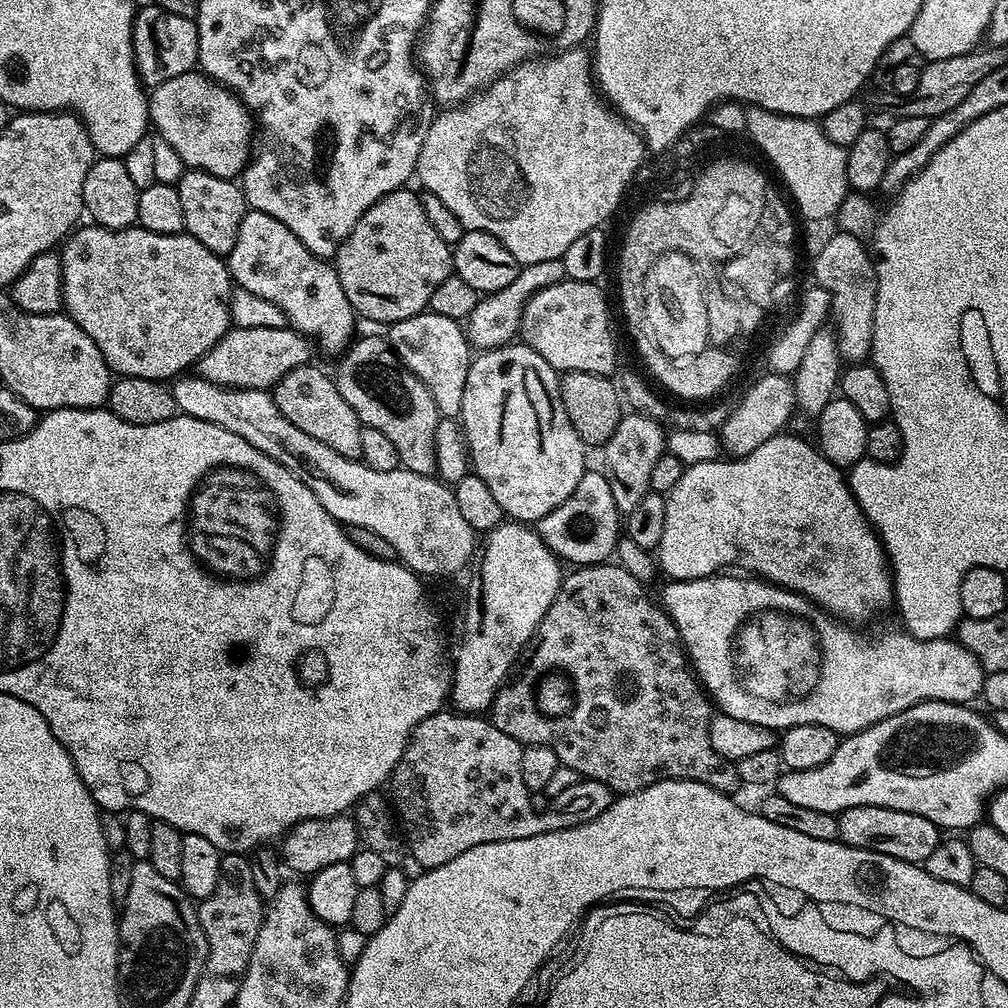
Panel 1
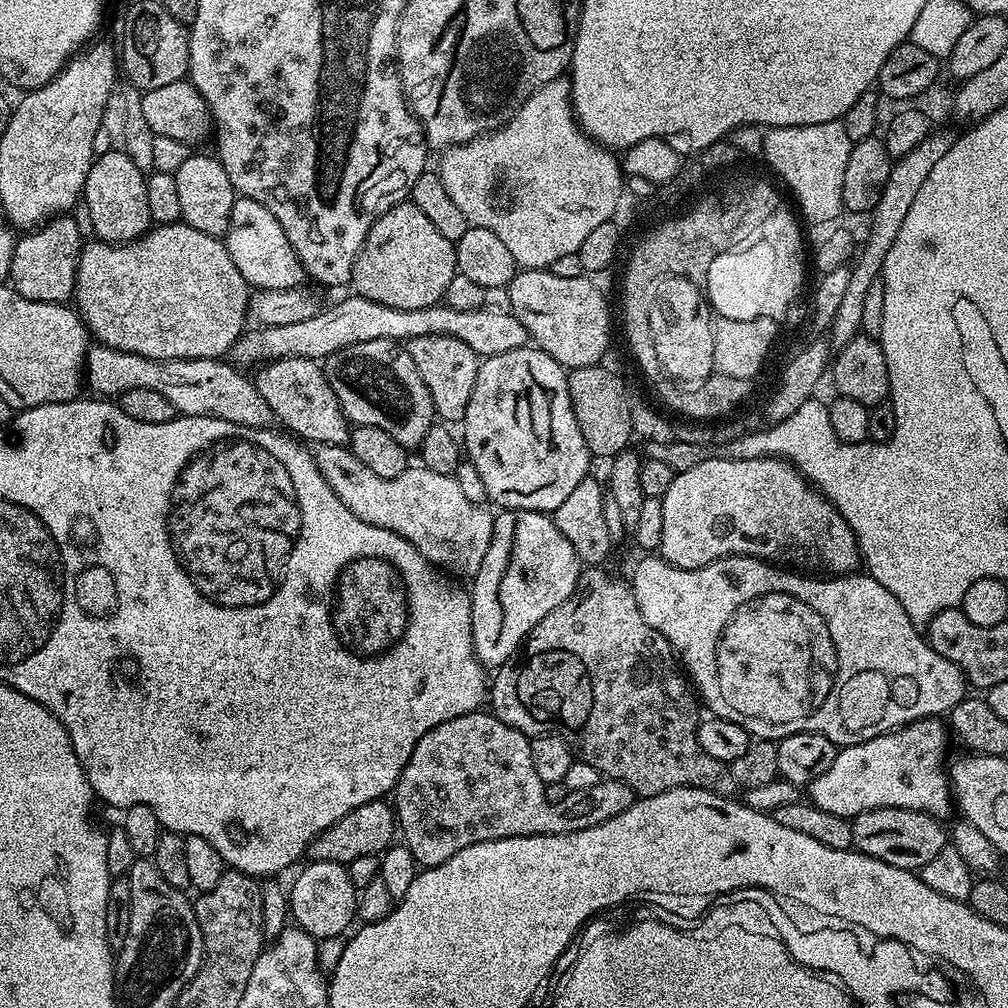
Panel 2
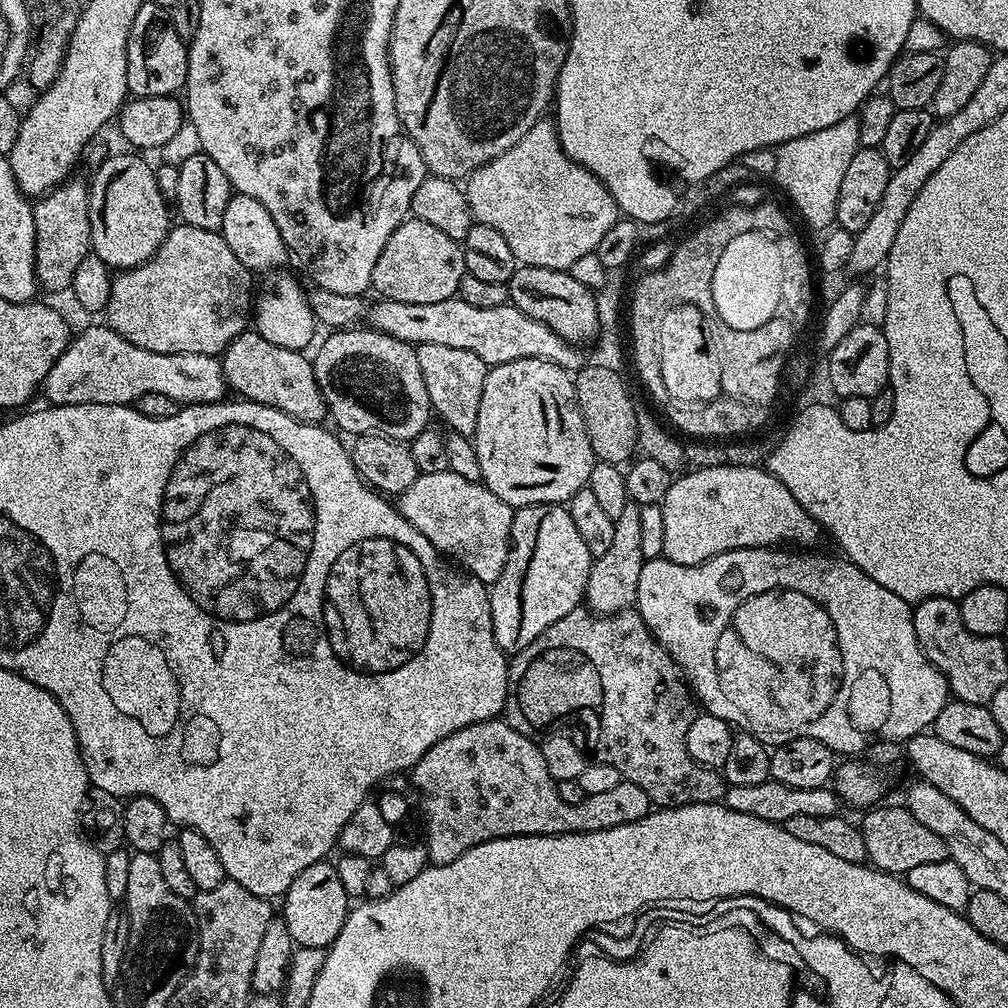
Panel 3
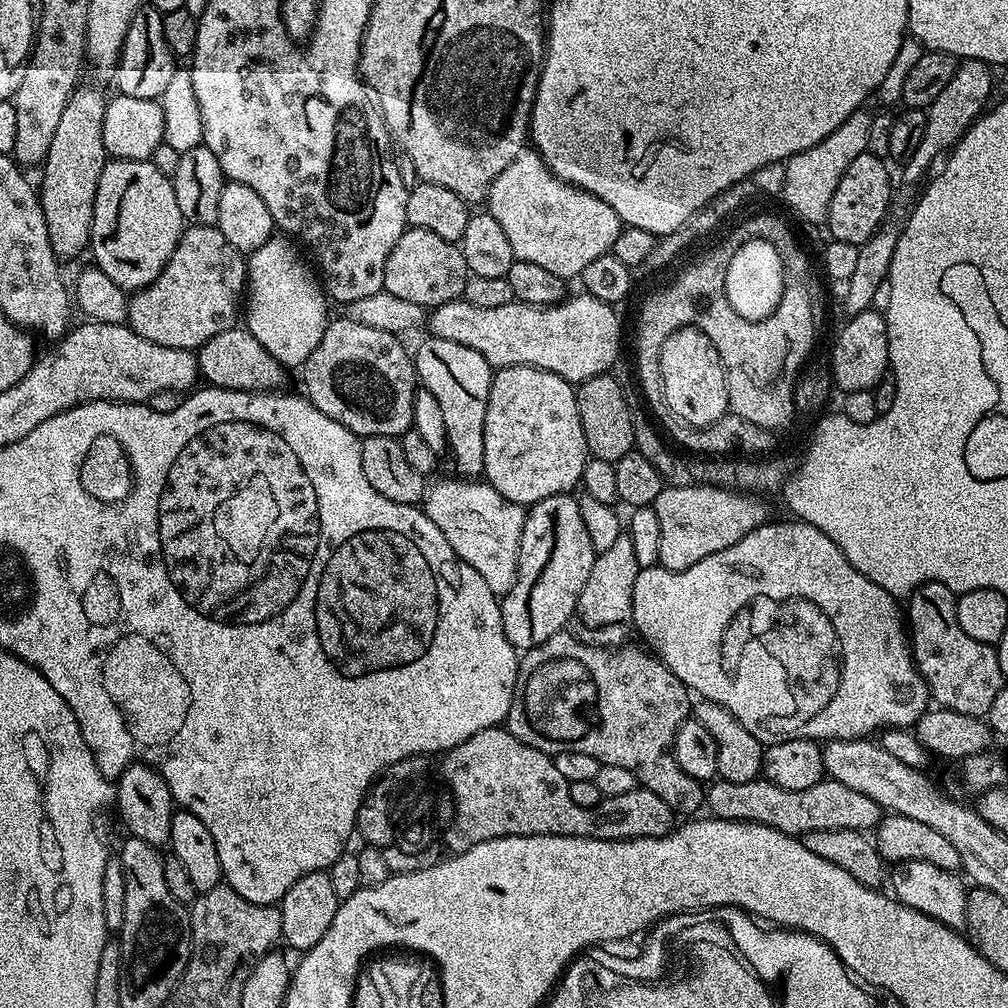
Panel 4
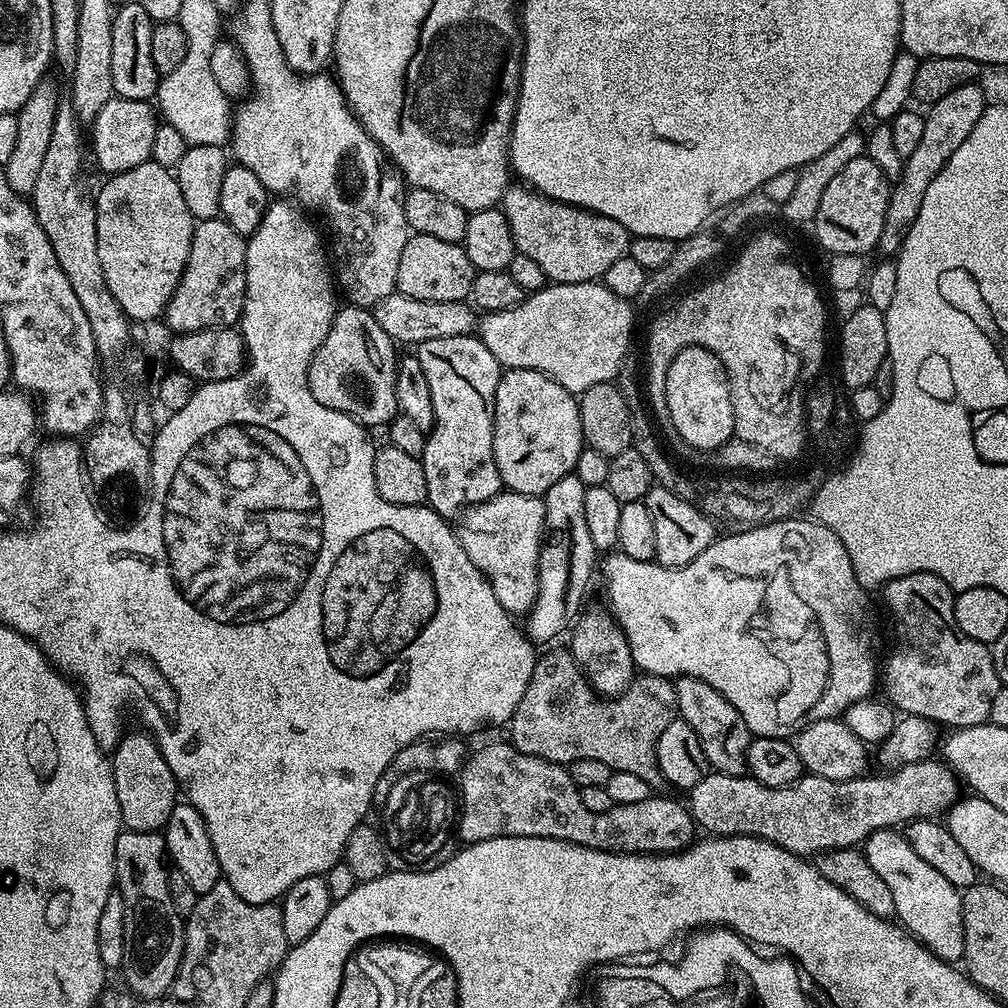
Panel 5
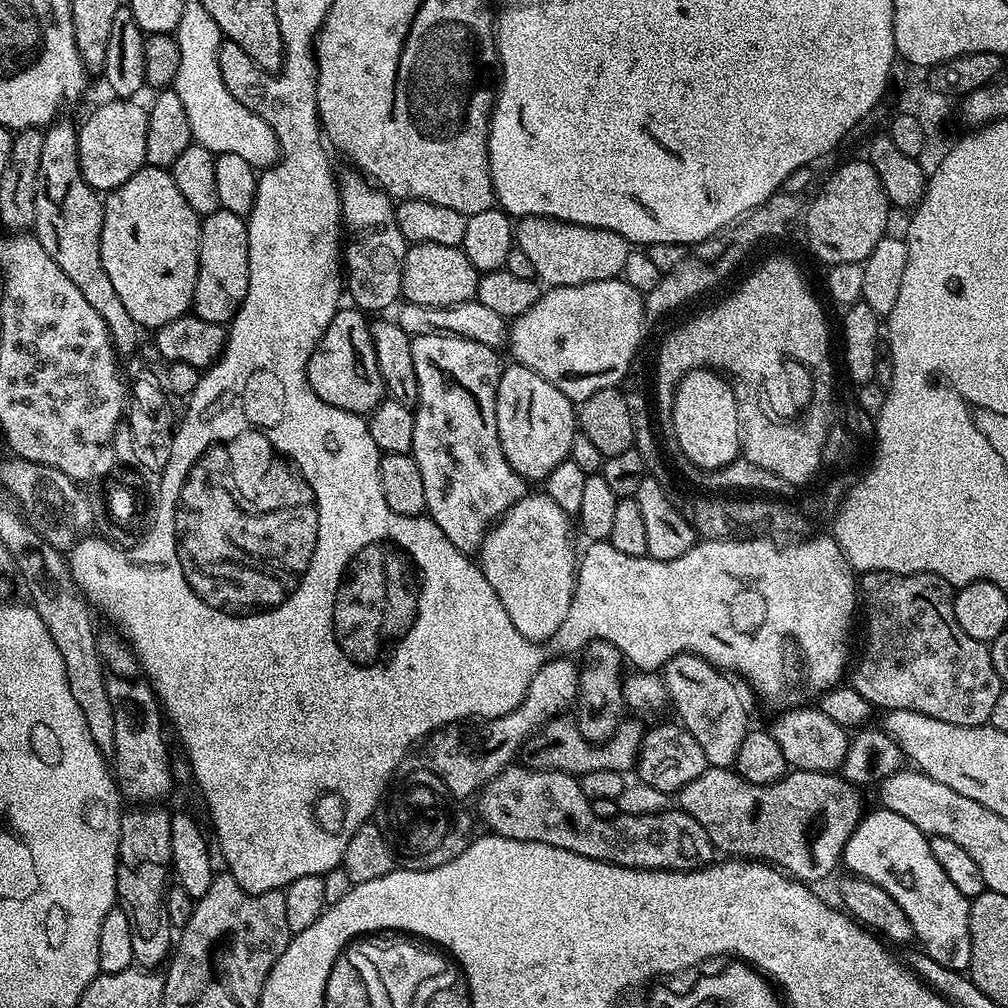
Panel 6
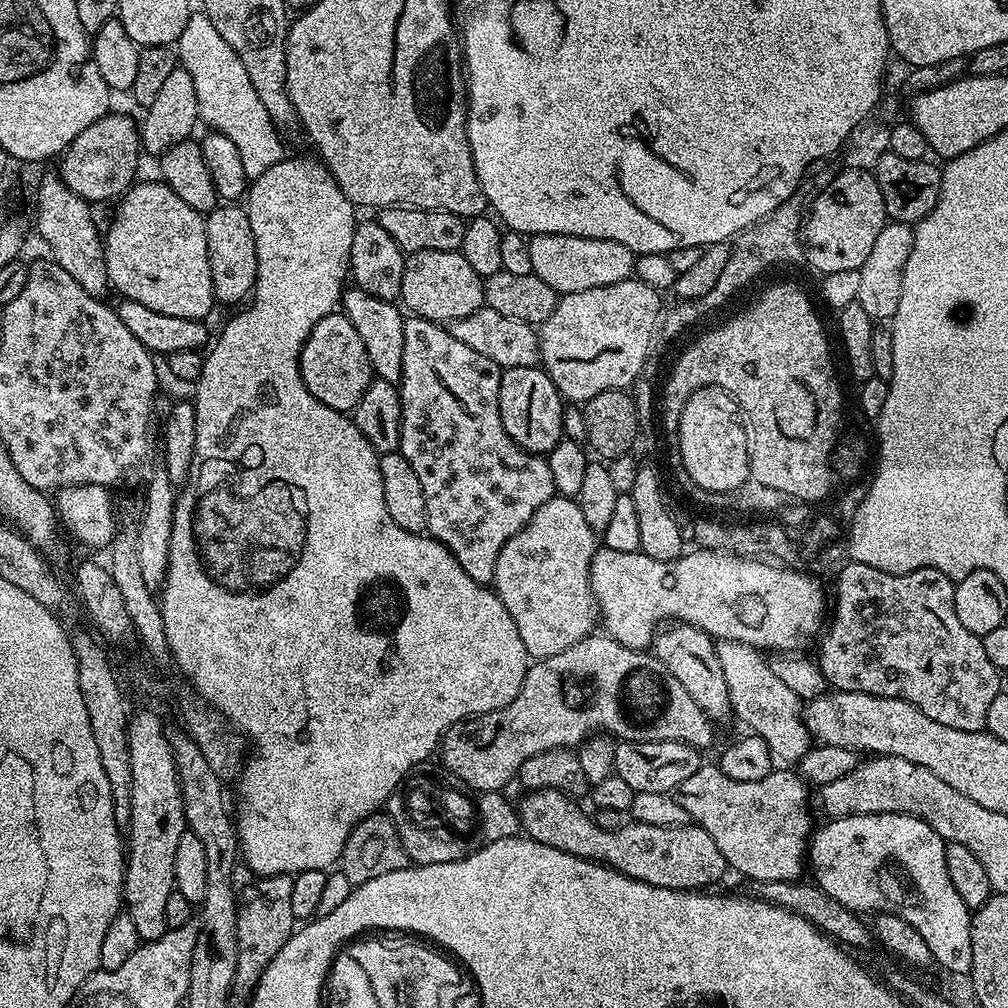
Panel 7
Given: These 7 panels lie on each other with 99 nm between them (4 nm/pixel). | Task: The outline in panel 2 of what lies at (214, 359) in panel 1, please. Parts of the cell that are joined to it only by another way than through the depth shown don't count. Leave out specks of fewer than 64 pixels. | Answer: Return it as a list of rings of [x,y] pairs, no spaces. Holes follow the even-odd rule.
[[[348,294],[329,312],[317,311],[306,322],[293,322],[290,326],[265,328],[256,326],[245,331],[237,340],[230,353],[237,365],[256,364],[263,366],[269,360],[282,358],[310,358],[317,362],[327,360],[330,354],[346,350],[346,346],[358,346],[358,342],[375,340],[395,340],[407,342],[423,336],[453,336],[458,342],[466,342],[481,358],[506,354],[515,348],[523,348],[529,343],[528,331],[518,322],[511,311],[491,312],[485,306],[478,310],[454,310],[441,302],[422,310],[394,310],[392,306],[382,306],[355,294]]]

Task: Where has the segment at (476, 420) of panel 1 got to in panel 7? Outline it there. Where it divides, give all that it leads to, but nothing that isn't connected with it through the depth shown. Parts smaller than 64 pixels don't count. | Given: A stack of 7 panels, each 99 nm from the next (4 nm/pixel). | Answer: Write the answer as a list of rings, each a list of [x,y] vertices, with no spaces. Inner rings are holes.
[[[543,367],[505,368],[500,374],[500,417],[506,434],[519,448],[533,454],[546,454],[564,436],[562,418],[566,404]]]

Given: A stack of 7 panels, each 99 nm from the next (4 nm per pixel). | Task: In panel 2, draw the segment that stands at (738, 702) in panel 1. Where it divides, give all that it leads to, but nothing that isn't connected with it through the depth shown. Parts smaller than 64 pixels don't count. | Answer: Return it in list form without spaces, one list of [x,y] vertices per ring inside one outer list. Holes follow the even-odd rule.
[[[739,554],[714,560],[703,568],[675,568],[663,558],[655,559],[638,561],[636,569],[632,572],[632,580],[630,579],[630,587],[638,602],[638,610],[642,618],[646,618],[651,628],[664,635],[678,653],[699,699],[703,703],[704,700],[708,703],[708,708],[712,711],[709,713],[713,717],[742,726],[747,730],[749,737],[779,742],[790,734],[817,732],[826,734],[826,738],[830,738],[830,742],[834,742],[837,746],[847,746],[866,742],[870,738],[878,738],[883,732],[893,732],[895,728],[913,724],[916,720],[943,717],[951,713],[959,700],[965,699],[964,671],[932,649],[931,644],[922,635],[921,629],[905,614],[898,598],[894,598],[894,594],[890,594],[890,590],[883,588],[870,574],[863,574],[864,576],[840,574],[835,578],[828,578],[832,580],[811,580],[810,577],[799,576],[796,572],[779,572],[772,562]]]

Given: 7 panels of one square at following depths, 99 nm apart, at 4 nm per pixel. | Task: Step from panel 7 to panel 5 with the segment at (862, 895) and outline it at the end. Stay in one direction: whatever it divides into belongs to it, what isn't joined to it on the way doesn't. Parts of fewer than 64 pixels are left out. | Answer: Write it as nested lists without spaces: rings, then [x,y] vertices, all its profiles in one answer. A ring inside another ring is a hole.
[[[896,828],[878,830],[868,837],[862,851],[894,898],[895,919],[938,958],[951,965],[963,961],[961,889],[955,888],[946,874],[938,874],[930,862],[925,862],[914,846],[910,846],[907,835]]]

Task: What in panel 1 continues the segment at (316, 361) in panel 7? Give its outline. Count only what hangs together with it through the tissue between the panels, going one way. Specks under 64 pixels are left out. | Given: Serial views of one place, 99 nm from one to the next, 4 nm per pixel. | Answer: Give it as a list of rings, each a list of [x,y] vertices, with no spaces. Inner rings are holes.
[[[383,335],[364,336],[348,345],[334,371],[338,394],[346,398],[361,425],[379,430],[398,450],[403,467],[414,474],[435,473],[434,430],[442,418],[430,390],[400,361],[400,356]]]

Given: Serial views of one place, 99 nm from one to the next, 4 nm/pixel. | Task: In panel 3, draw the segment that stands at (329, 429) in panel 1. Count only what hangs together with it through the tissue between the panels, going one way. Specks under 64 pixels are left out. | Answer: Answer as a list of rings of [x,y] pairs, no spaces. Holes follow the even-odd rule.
[[[246,330],[238,338],[234,338],[219,357],[225,385],[236,391],[237,397],[253,400],[262,406],[270,406],[274,410],[282,410],[282,414],[290,414],[290,418],[301,420],[307,424],[320,424],[328,416],[328,407],[322,398],[322,390],[314,378],[312,361],[303,351],[295,348],[283,348],[274,342],[266,342],[259,332]]]

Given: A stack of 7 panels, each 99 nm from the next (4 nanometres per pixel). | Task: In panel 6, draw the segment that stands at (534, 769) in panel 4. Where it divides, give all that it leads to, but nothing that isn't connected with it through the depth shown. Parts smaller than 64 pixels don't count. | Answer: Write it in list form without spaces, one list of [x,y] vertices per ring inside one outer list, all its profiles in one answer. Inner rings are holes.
[[[509,766],[485,784],[478,793],[480,816],[489,833],[505,836],[522,842],[542,842],[546,846],[558,846],[570,850],[579,856],[605,860],[608,864],[617,864],[627,868],[660,868],[663,872],[692,872],[703,868],[714,860],[714,849],[710,834],[702,830],[698,818],[671,806],[664,812],[652,814],[624,814],[607,820],[598,818],[591,810],[589,798],[582,794],[579,779],[565,772],[554,770],[534,770],[523,766]]]

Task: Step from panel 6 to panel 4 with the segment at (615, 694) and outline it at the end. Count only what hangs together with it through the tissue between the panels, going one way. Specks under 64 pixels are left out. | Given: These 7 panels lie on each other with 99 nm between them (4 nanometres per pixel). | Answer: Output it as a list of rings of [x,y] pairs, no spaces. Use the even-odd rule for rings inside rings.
[[[626,532],[620,533],[618,539],[607,550],[596,554],[594,566],[590,570],[590,578],[586,578],[586,586],[582,586],[582,594],[578,594],[576,611],[570,621],[571,631],[583,644],[593,644],[596,648],[615,649],[623,645],[628,631],[633,631],[632,599],[634,598],[634,582],[640,573],[638,558],[634,553],[634,542]]]

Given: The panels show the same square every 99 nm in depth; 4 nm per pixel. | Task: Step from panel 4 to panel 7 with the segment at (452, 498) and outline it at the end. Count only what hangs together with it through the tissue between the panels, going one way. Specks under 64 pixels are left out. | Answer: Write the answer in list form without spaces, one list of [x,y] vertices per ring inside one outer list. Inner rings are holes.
[[[559,494],[551,496],[526,527],[502,546],[496,563],[494,592],[500,597],[500,604],[506,606],[508,618],[516,627],[516,636],[522,638],[522,646],[529,657],[545,660],[550,654],[562,654],[566,646],[574,646],[583,636],[593,635],[595,628],[592,627],[598,624],[598,605],[592,596],[588,571],[597,547],[597,533],[590,530],[575,499]]]

